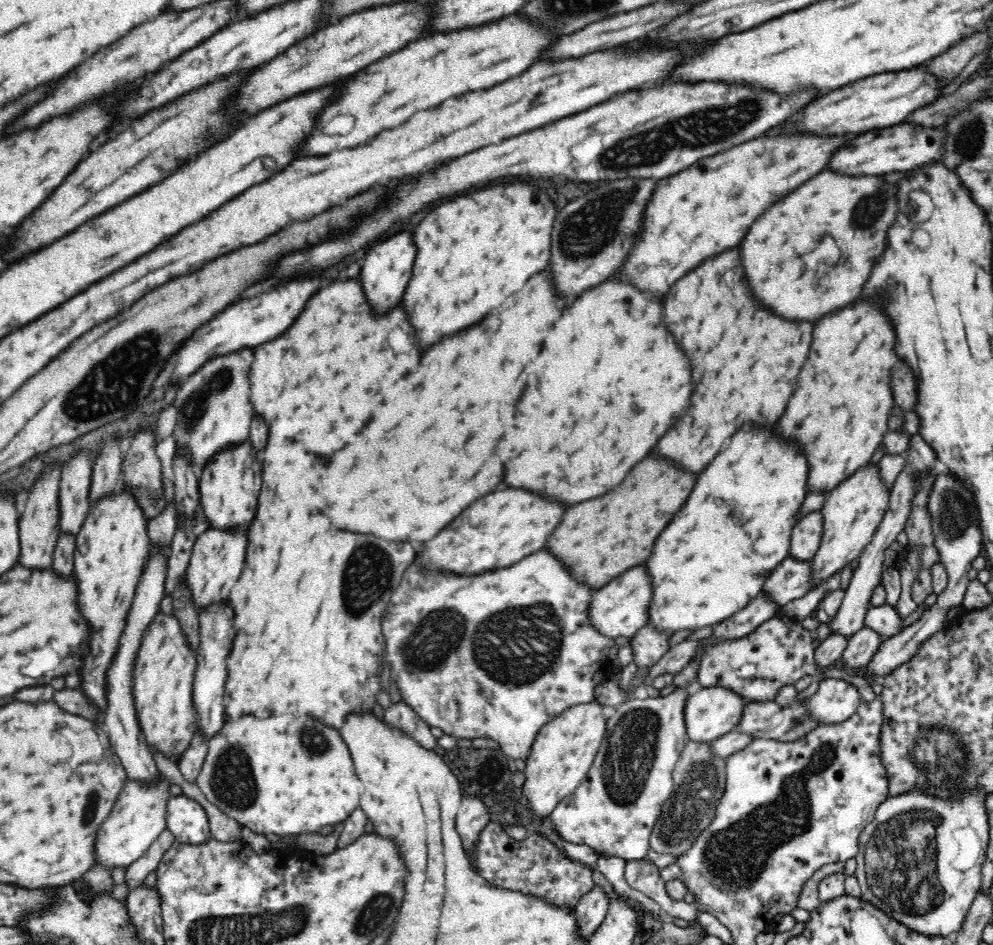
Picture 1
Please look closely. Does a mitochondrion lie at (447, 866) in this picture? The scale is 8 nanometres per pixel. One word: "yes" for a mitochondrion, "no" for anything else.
no

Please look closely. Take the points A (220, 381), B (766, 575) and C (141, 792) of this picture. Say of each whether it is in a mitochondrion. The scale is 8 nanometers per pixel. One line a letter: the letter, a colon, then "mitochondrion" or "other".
A: mitochondrion
B: other
C: other

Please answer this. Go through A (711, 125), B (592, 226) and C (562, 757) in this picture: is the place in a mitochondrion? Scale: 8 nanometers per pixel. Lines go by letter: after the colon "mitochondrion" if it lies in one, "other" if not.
A: mitochondrion
B: mitochondrion
C: other

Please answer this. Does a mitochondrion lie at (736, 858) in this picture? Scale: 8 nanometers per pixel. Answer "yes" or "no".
yes

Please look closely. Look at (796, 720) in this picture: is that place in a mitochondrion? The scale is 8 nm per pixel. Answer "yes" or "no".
yes

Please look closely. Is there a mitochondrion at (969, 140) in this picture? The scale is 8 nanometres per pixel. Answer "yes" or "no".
yes

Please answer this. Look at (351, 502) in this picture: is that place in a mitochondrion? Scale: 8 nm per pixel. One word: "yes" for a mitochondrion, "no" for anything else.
no

